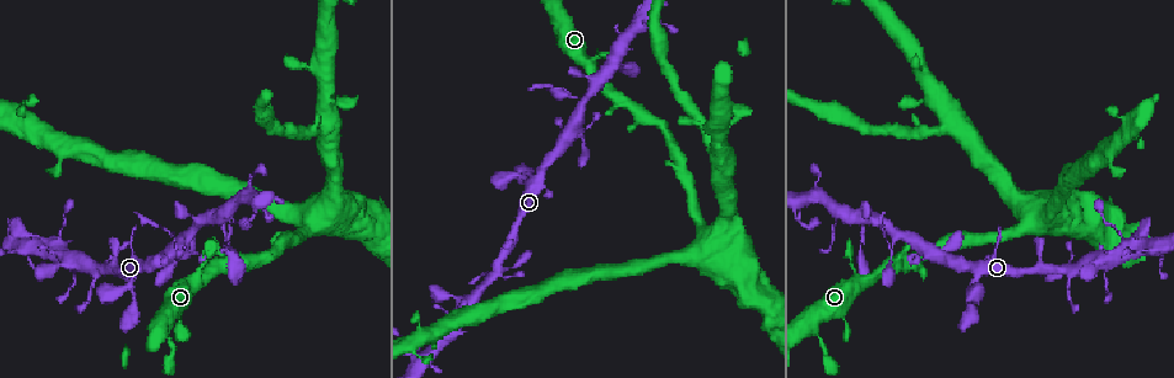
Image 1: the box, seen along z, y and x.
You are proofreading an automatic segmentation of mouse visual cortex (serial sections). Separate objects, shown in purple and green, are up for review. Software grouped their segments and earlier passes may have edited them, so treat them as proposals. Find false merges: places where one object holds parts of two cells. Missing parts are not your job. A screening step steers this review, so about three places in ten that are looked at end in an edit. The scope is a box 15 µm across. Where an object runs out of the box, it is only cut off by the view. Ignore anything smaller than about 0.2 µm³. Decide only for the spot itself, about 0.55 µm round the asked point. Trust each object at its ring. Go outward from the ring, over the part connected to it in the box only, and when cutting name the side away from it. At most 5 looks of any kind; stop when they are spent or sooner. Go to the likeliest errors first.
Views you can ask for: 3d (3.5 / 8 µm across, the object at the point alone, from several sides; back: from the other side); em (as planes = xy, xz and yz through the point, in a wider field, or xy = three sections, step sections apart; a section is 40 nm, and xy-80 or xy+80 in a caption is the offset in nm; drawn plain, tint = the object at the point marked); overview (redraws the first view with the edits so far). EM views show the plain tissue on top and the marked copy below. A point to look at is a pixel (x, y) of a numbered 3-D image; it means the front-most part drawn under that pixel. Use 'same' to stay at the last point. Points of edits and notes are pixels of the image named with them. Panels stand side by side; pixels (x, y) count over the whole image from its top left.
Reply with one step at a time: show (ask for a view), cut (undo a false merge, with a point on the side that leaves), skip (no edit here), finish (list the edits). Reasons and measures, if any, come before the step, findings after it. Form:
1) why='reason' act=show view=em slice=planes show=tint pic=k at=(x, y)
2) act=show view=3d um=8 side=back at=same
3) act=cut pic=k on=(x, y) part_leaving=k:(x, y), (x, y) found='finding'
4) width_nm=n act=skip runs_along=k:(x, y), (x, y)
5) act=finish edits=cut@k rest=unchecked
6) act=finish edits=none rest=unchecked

why='branch point' act=show view=3d um=3.5 side=back pic=1 at=(525, 176)

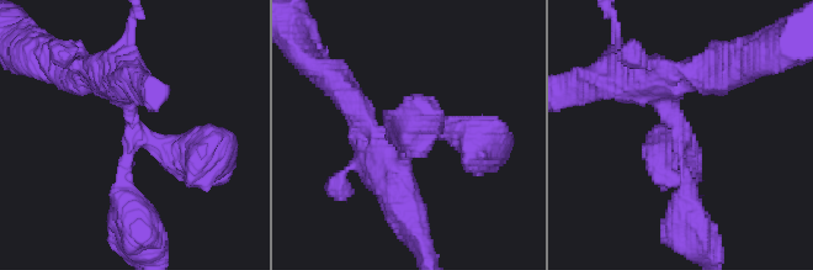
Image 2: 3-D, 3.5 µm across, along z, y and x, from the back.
arms=3 arm_widths_nm=200,400,400 why='now the EM' act=show view=em slice=xy step=3 show=tint pic=2 at=(678, 129)

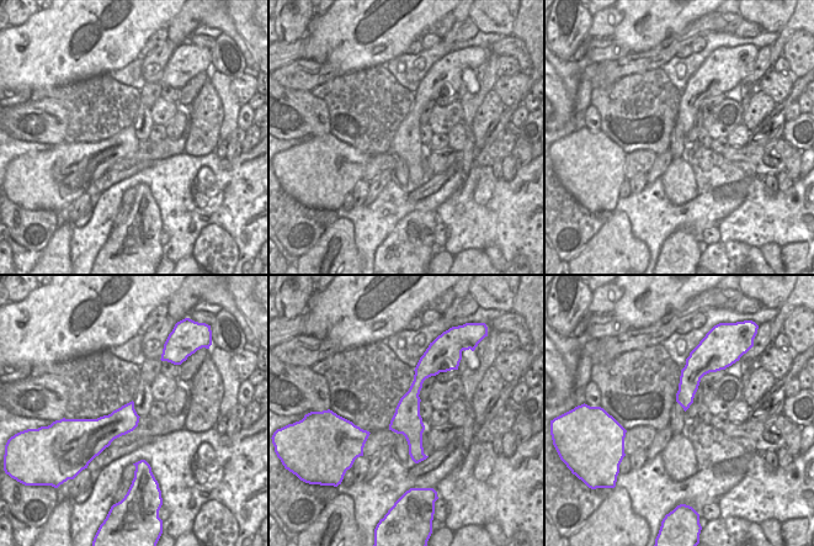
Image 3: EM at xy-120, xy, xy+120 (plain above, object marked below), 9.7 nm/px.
act=show view=em slice=planes show=tint at=same

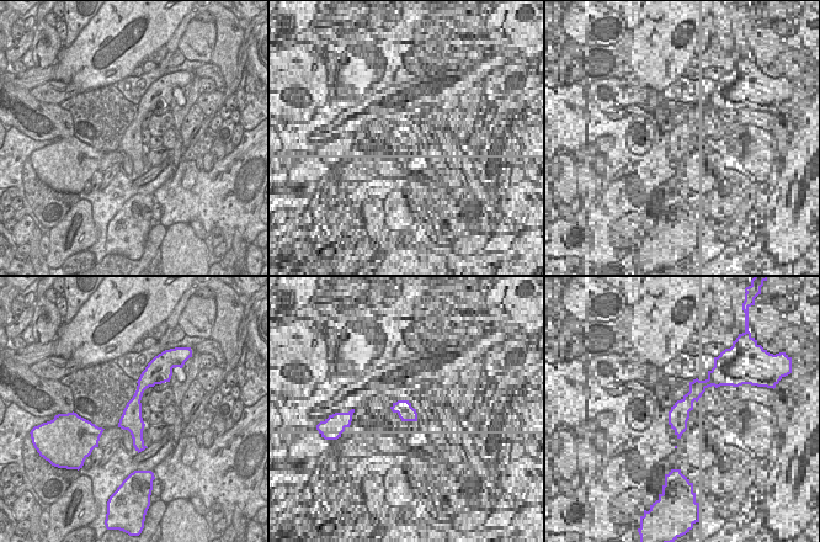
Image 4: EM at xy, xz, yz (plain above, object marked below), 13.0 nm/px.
act=skip runs_along=2:(127, 84), (131, 130), (202, 155) found='all the same cell'

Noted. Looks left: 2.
why='a narrow waist' act=show view=3d um=3.5 pic=1 at=(860, 242)

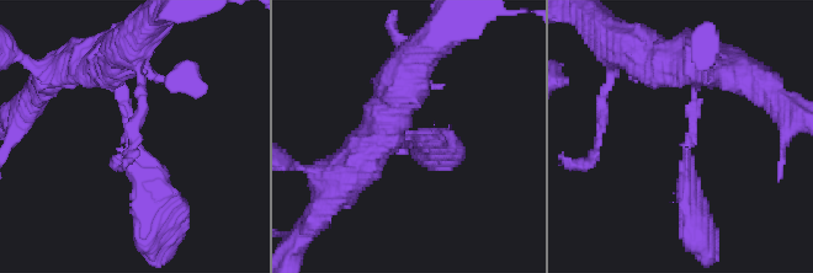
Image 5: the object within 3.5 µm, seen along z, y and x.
why='need the tissue' act=show view=em slice=xy step=3 show=tint pic=5 at=(690, 134)

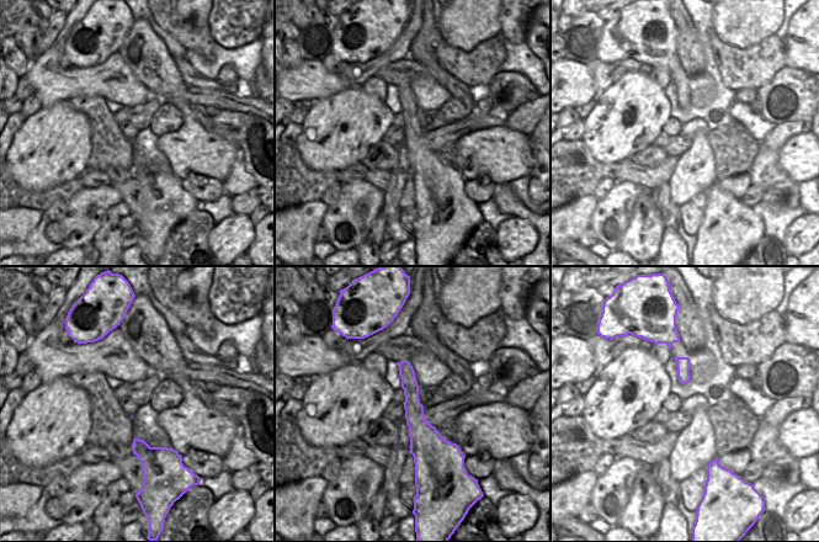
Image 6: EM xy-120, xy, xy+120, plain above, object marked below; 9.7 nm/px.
act=skip runs_along=6:(404, 364), (420, 430), (420, 457) found='one cell here'

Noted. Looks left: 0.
act=finish edits=none rest=unchecked

